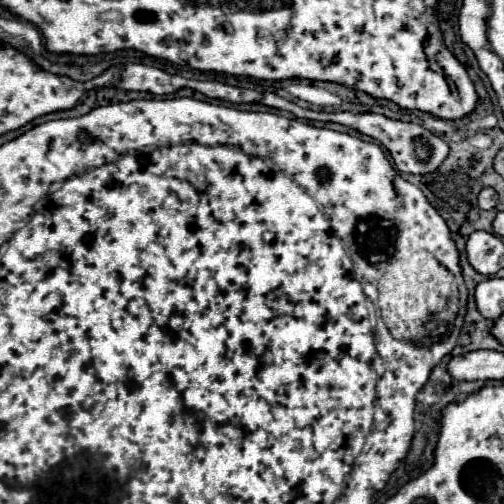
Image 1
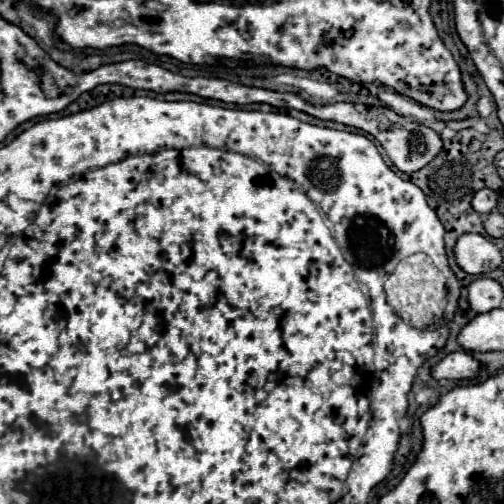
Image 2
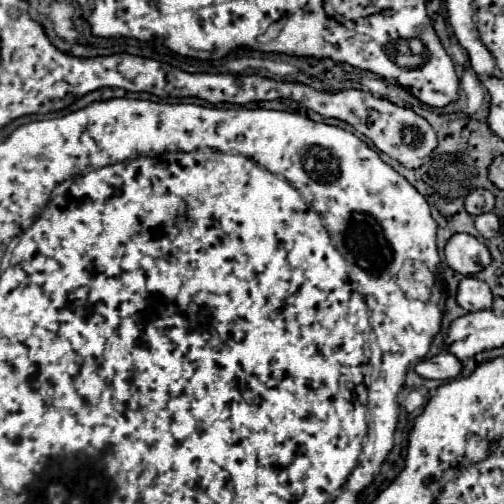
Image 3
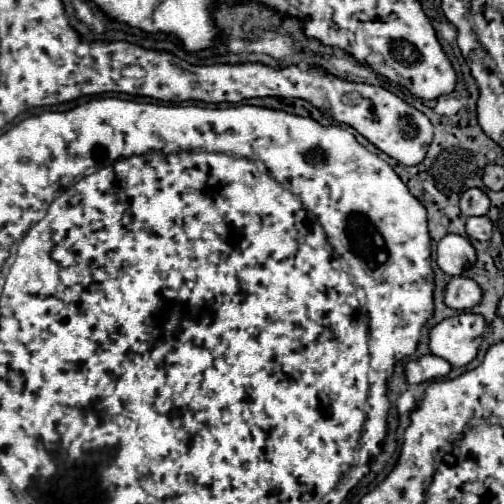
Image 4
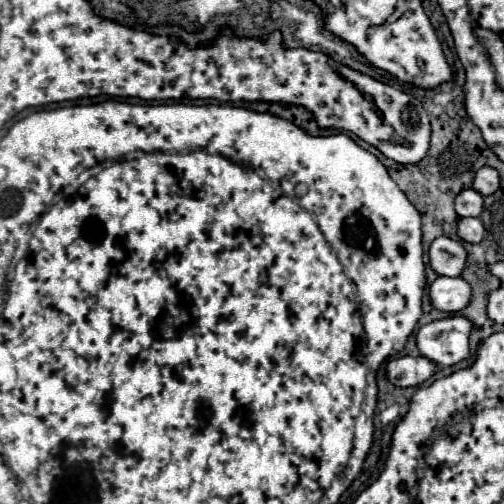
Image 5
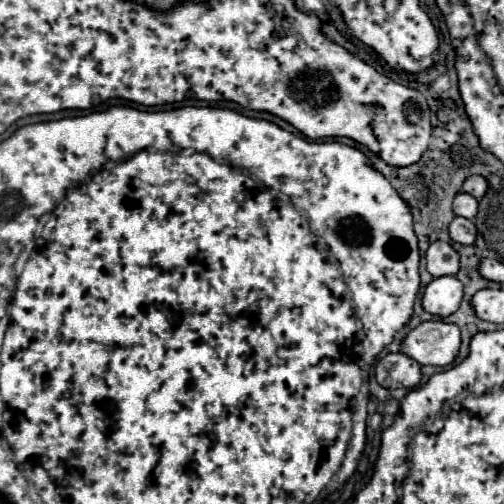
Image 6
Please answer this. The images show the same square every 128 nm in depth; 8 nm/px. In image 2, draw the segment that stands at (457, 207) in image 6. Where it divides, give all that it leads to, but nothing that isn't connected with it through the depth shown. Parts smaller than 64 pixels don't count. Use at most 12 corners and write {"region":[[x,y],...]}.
{"region":[[482,188],[472,198],[478,214],[490,214],[496,208],[496,194]]}

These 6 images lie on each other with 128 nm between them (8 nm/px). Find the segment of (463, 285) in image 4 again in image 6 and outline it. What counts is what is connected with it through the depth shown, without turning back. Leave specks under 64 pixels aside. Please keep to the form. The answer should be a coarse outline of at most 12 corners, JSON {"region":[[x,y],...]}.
{"region":[[454,276],[434,278],[422,308],[446,318],[458,310],[462,284]]}

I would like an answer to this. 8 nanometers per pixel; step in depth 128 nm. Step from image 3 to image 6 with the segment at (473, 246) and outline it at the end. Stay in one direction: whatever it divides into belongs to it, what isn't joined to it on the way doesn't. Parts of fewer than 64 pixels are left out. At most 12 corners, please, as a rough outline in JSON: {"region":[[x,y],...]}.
{"region":[[432,242],[426,270],[448,276],[460,270],[458,252],[448,242]]}

